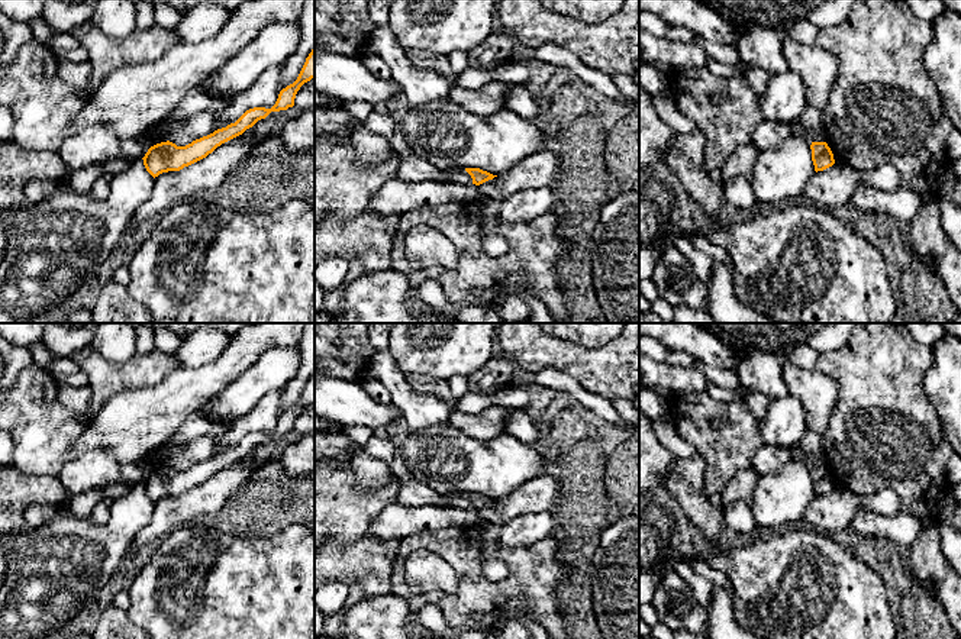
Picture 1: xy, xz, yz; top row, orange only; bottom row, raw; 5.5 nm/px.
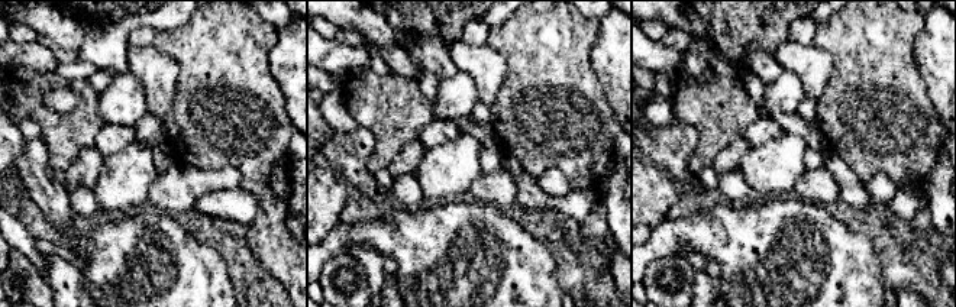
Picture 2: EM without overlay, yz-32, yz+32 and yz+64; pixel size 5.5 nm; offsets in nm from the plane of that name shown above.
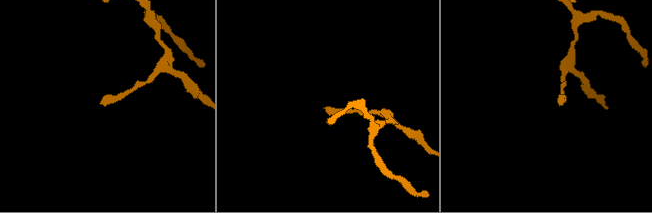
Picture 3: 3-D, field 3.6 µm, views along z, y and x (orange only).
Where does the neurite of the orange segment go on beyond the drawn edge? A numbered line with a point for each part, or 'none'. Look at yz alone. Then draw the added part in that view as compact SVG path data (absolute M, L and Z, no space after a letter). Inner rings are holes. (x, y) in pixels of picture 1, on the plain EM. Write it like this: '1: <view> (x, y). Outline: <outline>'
none

